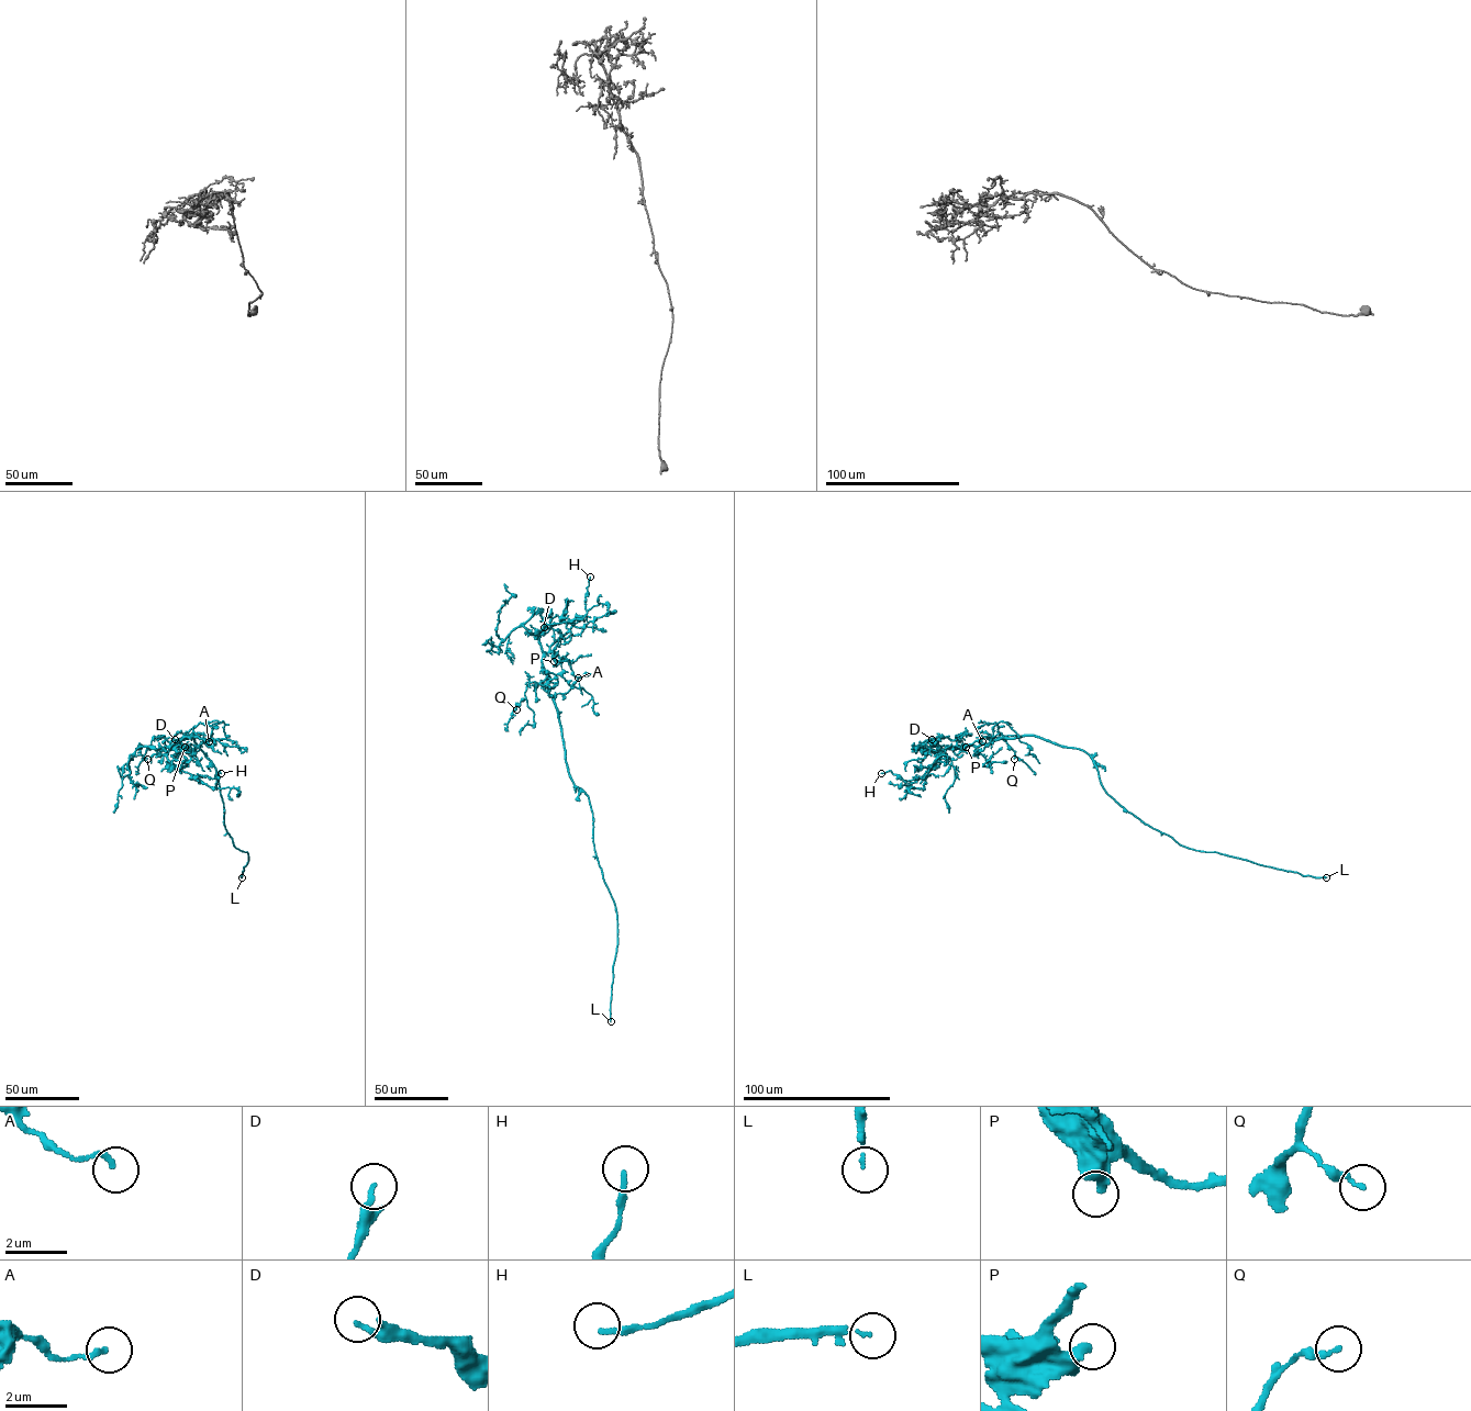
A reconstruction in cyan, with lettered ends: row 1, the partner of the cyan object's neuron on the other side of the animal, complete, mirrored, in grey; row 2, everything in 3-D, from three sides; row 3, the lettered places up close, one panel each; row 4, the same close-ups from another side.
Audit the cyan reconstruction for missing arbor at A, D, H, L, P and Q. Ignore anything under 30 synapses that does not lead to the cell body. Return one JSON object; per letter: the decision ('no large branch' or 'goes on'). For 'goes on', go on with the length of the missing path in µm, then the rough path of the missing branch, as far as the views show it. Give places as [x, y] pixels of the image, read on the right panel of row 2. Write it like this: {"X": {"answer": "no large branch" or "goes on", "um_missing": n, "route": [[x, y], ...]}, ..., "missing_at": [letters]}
{"A": {"answer": "no large branch"}, "D": {"answer": "no large branch"}, "H": {"answer": "no large branch"}, "L": {"answer": "goes on", "um_missing": 40, "route": [[1326, 877], [1341, 875], [1375, 884]]}, "P": {"answer": "no large branch"}, "Q": {"answer": "no large branch"}, "missing_at": ["L"]}

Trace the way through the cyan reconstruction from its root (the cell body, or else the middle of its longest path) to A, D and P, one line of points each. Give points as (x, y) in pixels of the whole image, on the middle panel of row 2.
A: (575, 785), (543, 654), (552, 652), (558, 661), (566, 660), (578, 678)
D: (575, 785), (566, 761), (557, 709), (548, 692), (542, 662), (539, 633), (544, 627)
P: (575, 785), (566, 761), (557, 709), (547, 687), (543, 654), (552, 652), (554, 661)

